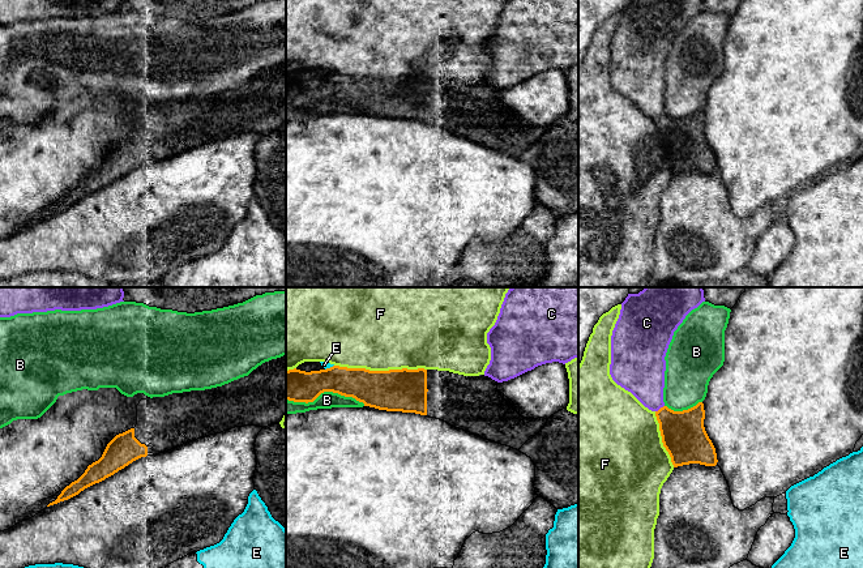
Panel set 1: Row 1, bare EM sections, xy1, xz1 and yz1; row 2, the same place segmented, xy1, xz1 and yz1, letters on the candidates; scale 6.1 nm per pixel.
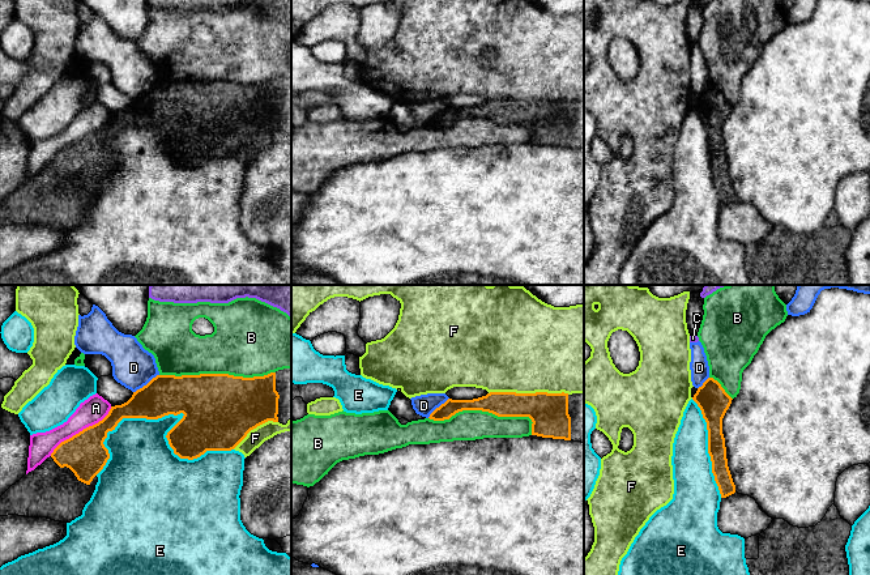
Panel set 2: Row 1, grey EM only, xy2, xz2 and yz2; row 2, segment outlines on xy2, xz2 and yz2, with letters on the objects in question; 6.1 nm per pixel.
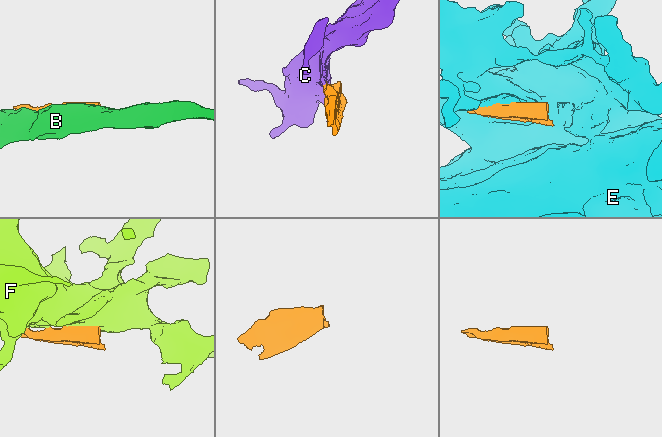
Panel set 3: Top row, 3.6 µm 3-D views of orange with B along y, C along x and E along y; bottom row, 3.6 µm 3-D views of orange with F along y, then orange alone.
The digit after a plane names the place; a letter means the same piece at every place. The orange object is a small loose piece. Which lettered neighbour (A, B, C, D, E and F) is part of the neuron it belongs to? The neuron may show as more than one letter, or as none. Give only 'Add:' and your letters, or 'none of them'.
Add: none of them

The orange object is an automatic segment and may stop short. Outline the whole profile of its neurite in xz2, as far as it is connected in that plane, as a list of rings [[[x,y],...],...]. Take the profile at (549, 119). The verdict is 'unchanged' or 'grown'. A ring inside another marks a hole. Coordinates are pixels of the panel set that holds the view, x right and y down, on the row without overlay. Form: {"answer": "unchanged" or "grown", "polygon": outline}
{"answer": "grown", "polygon": [[[490,99],[473,107],[448,106],[428,125],[444,128],[462,118],[529,124],[533,129],[532,142],[584,150],[584,101]]]}

